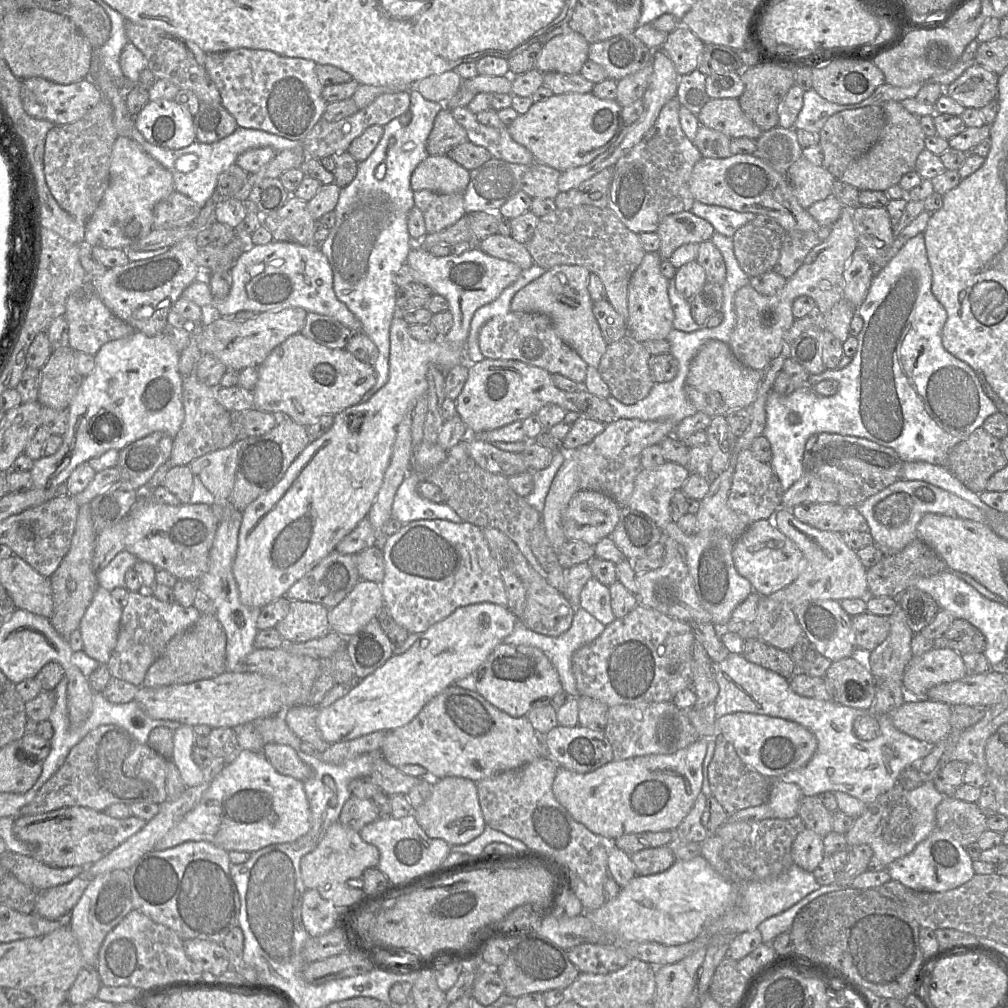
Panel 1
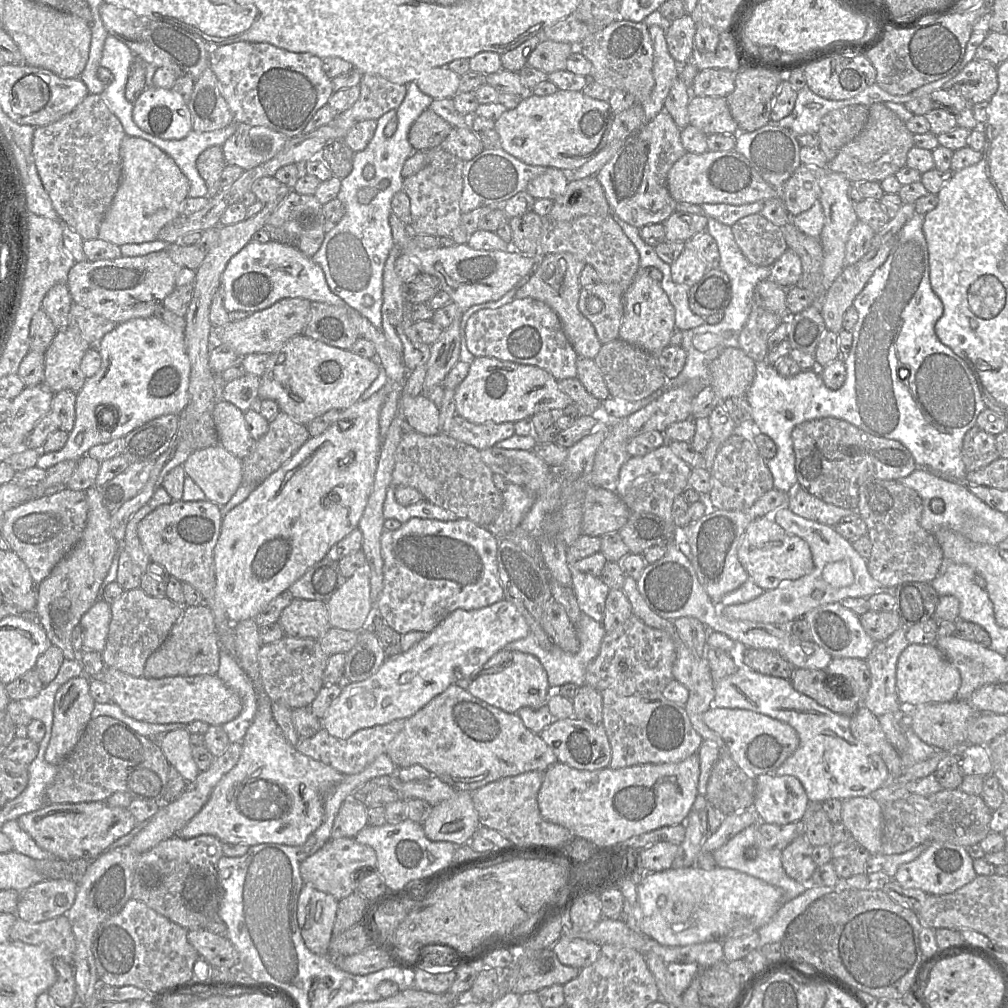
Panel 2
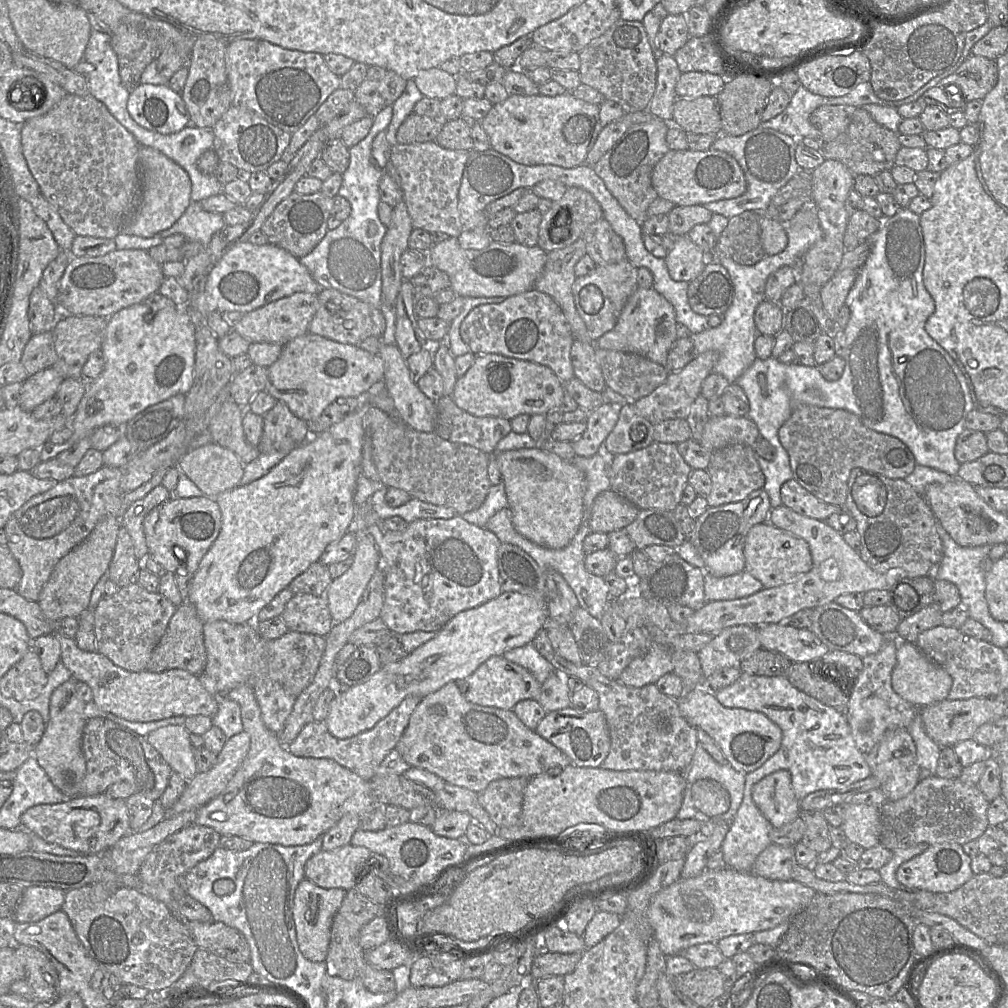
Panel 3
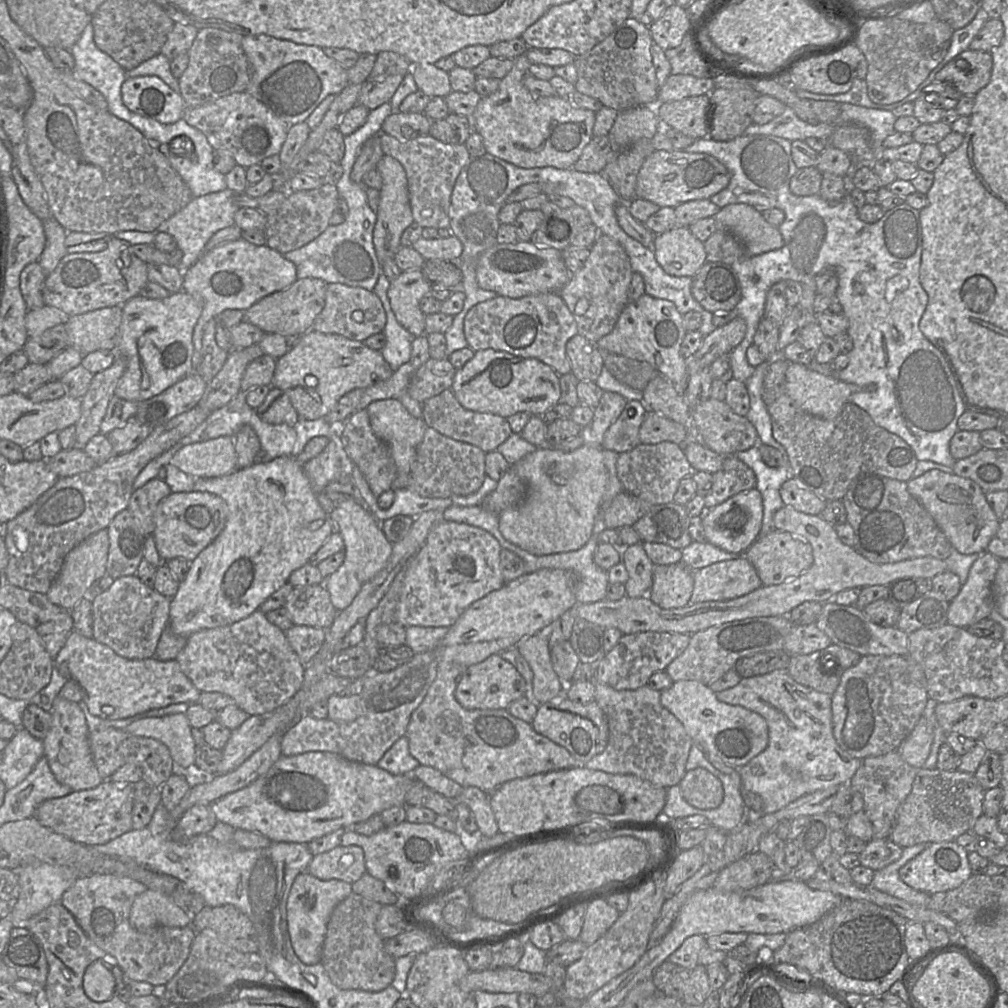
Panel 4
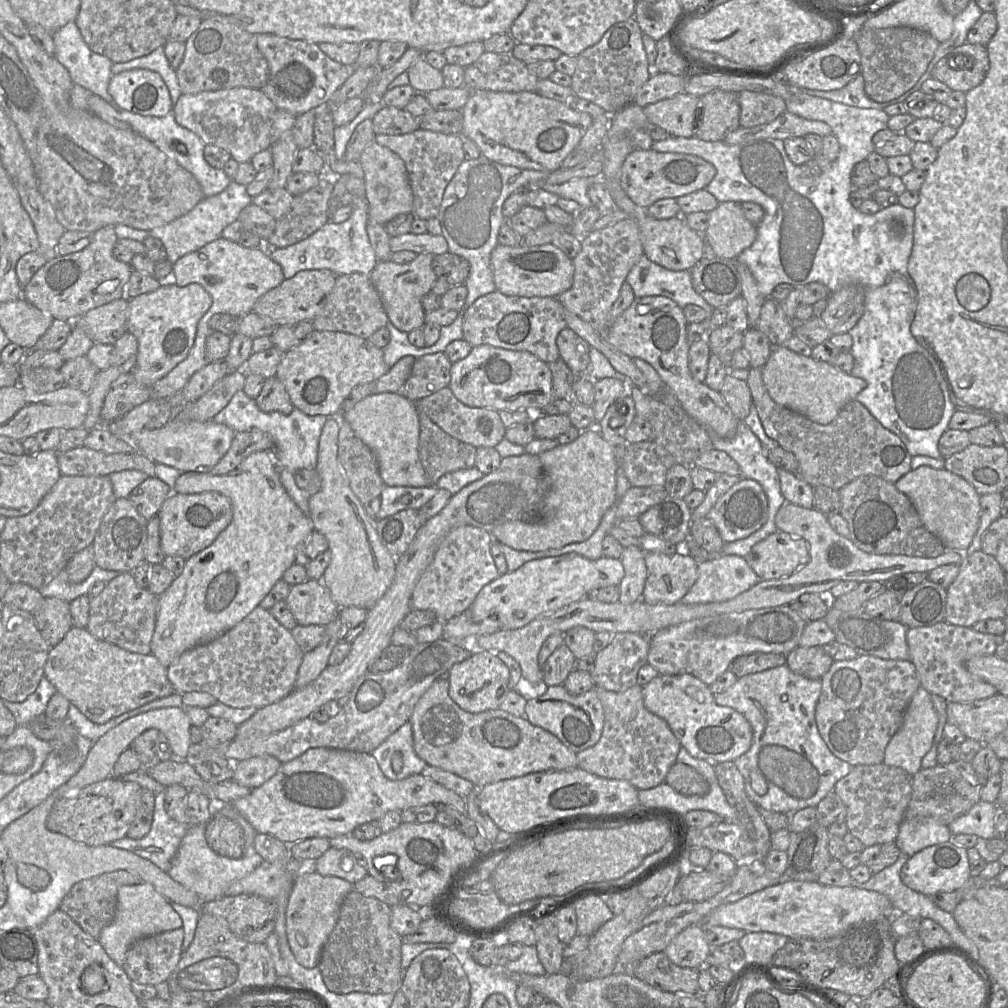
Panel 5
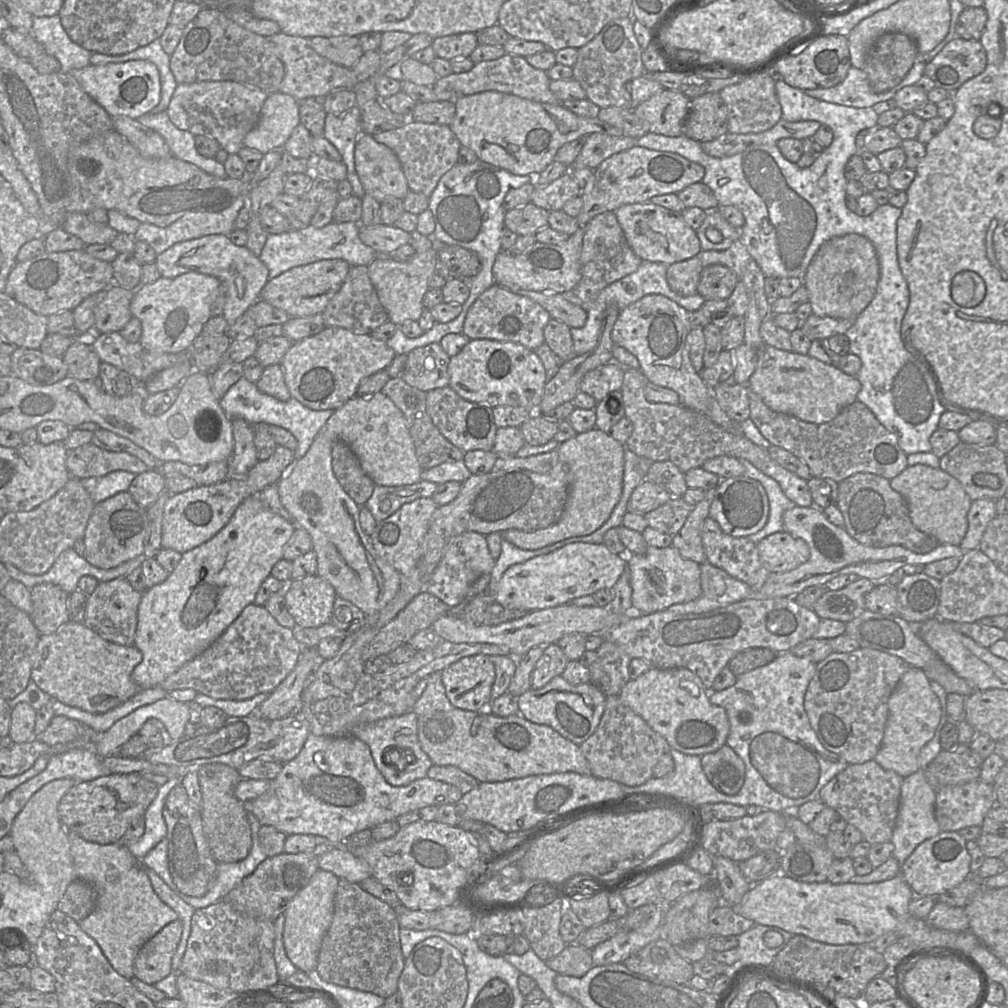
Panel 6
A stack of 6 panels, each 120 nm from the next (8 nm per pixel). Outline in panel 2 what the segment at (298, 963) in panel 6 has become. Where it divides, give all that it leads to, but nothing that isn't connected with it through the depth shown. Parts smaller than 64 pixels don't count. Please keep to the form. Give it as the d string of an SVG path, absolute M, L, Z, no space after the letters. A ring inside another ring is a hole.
M305 883L298 899L297 920L306 947L314 954L327 955L339 901Z

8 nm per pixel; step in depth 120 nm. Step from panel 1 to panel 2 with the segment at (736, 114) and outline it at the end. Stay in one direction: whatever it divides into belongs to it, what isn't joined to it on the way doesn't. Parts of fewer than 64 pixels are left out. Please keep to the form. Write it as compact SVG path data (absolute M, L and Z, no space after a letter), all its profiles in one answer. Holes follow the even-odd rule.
M692 96L688 103L688 117L689 125L706 135L736 135L739 132L725 97Z

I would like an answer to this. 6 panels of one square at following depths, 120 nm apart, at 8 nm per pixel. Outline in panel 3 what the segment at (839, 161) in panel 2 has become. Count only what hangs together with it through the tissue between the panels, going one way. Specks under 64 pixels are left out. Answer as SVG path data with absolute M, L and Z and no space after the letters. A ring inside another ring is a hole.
M857 107L847 129L834 140L823 143L822 154L825 159L840 161L854 176L874 177L884 170L891 170L895 165L896 154L902 147L899 134L877 123L866 110Z

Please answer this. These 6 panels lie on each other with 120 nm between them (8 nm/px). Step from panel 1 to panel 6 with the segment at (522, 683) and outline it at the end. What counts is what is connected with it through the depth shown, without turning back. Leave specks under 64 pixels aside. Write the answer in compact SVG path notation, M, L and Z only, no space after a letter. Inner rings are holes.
M485 654L464 657L441 672L445 693L460 709L482 712L491 703L495 666Z

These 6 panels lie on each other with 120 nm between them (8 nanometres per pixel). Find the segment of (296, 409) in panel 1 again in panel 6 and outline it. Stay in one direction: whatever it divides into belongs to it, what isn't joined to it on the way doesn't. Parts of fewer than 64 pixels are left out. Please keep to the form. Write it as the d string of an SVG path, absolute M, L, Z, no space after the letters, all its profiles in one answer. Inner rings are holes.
M325 327L318 334L292 343L281 360L291 397L312 410L337 410L356 396L360 383L387 369L396 353L386 342L341 327Z

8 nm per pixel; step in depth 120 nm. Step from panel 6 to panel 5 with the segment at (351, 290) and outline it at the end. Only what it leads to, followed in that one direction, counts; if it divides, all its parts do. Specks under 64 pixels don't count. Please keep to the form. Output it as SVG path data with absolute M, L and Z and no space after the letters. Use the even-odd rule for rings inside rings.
M355 272L337 276L326 305L311 322L316 331L342 331L367 339L385 327L388 321L381 298L369 275Z

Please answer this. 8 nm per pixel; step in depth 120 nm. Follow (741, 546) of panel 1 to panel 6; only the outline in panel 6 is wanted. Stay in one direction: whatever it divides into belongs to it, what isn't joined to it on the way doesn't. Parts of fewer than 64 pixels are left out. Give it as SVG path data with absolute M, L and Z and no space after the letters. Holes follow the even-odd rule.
M786 531L770 534L756 546L762 565L770 573L791 571L810 557L807 543Z

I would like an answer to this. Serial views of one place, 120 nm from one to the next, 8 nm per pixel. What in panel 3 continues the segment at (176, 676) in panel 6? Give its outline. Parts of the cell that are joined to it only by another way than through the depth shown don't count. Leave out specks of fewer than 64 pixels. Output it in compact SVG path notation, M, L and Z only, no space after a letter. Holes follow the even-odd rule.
M223 620L204 622L203 636L207 661L204 671L198 675L203 687L213 696L218 696L219 694L227 694L240 685L250 685L259 704L265 726L273 733L281 732L292 711L296 697L288 694L280 684L269 677L265 662L266 641L258 633L256 623L255 625L252 623L230 624Z

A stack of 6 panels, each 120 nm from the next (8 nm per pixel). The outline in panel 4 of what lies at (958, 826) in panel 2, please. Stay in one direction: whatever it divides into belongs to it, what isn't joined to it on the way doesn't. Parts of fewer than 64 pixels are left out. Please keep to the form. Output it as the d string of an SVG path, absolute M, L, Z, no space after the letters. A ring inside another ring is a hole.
M938 768L918 769L912 790L897 811L888 839L902 848L916 844L953 842L960 835L972 832L977 819L984 814L985 791L975 774Z

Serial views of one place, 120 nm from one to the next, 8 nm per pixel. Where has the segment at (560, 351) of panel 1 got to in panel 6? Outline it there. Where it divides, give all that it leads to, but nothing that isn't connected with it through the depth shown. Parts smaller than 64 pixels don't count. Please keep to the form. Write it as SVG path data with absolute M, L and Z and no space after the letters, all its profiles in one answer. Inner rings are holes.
M494 284L485 290L469 308L462 334L471 340L490 339L515 342L535 351L545 343L544 328L550 319L551 316L547 310L537 302Z

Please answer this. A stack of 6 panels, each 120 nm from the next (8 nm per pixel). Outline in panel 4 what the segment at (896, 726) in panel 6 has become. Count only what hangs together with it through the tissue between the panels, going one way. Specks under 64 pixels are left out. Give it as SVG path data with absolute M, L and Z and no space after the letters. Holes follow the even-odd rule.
M922 716L897 751L910 766L921 769L929 757L932 743L933 728L929 721Z

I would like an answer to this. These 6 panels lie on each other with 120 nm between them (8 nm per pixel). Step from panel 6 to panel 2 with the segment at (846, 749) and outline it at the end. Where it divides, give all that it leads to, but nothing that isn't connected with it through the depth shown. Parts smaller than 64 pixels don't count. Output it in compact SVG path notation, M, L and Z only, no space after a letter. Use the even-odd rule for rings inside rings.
M901 626L889 638L877 642L865 660L871 673L871 684L862 706L876 717L902 709L896 690L896 674L898 659L910 644L906 631Z

